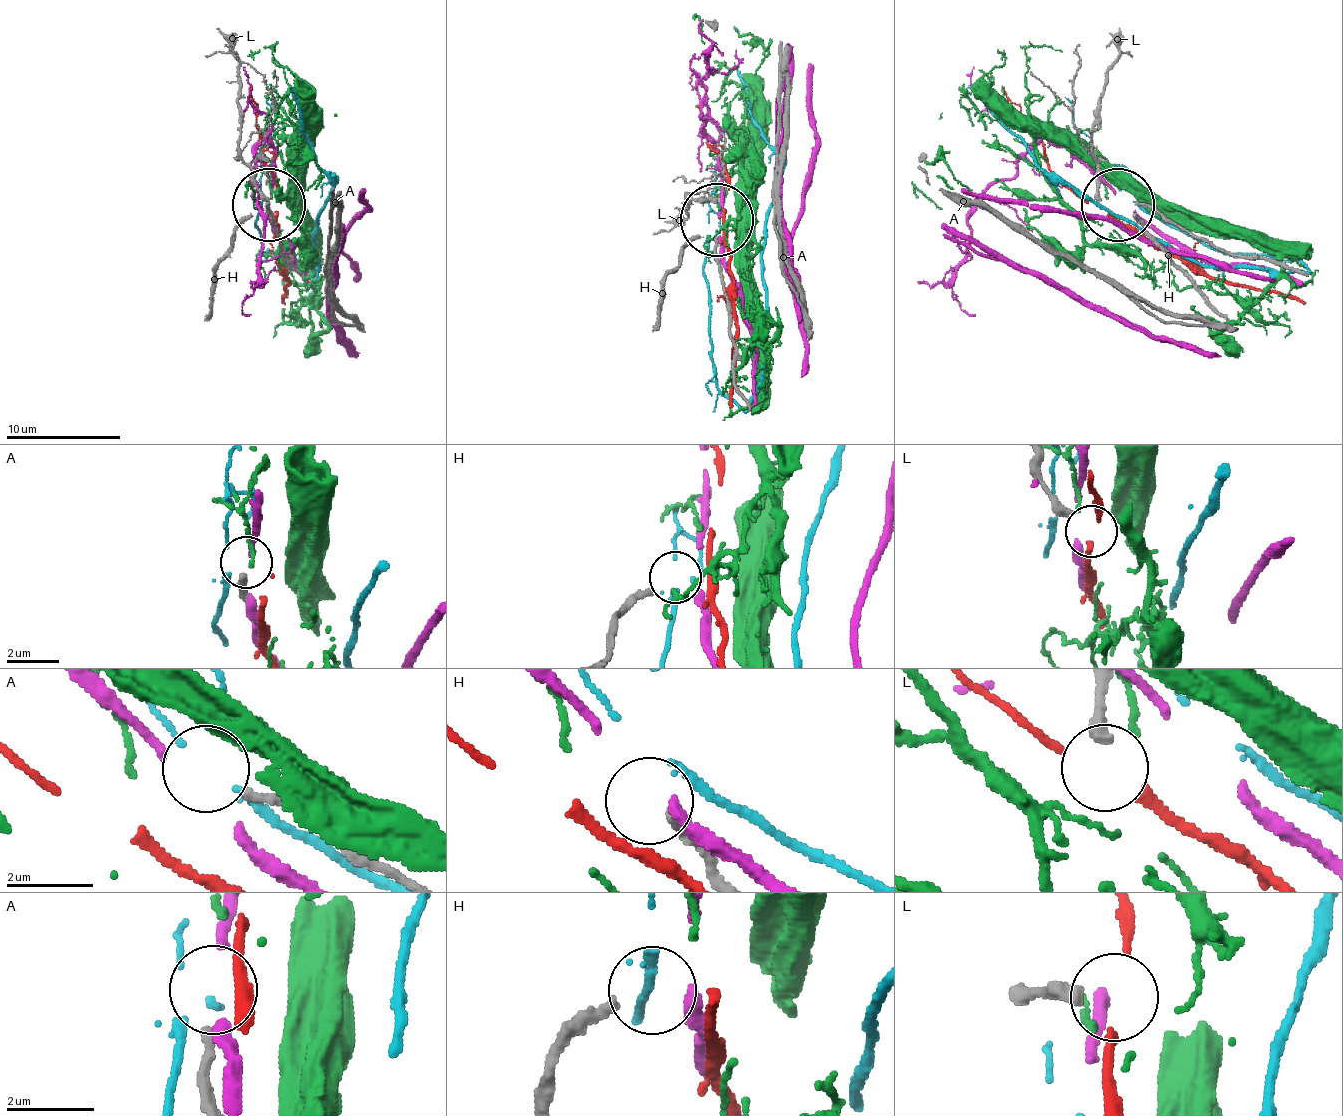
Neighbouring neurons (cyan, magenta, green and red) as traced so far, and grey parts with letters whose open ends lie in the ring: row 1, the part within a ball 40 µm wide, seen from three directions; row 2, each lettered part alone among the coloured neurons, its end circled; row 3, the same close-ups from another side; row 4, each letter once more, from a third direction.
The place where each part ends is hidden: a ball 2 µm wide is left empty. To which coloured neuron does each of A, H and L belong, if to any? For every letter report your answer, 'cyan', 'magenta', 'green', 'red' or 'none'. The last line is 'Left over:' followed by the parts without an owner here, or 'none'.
A: none
H: magenta
L: red
Left over: A

